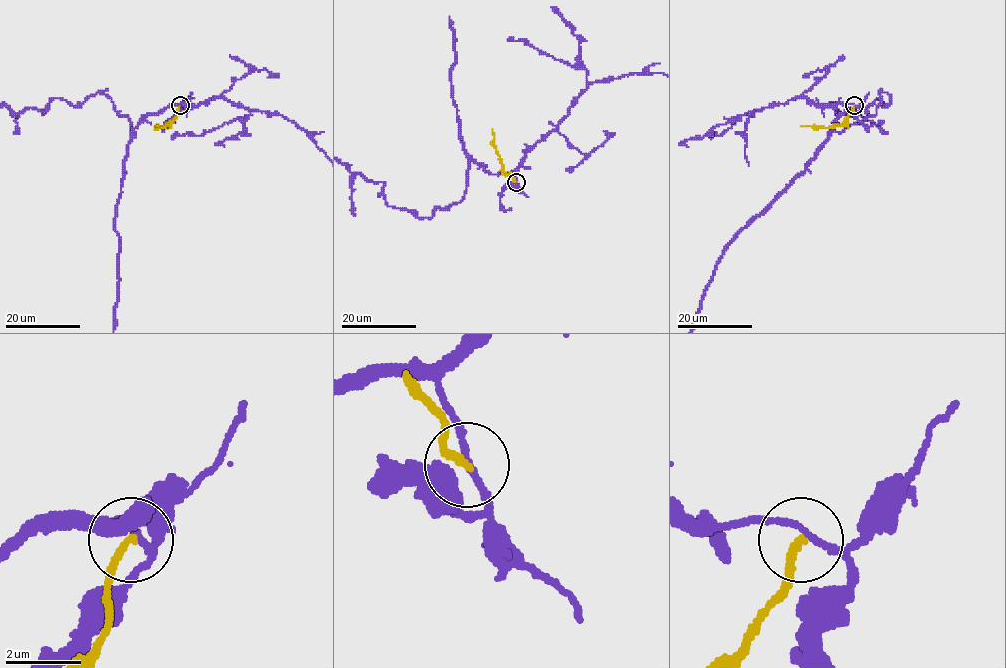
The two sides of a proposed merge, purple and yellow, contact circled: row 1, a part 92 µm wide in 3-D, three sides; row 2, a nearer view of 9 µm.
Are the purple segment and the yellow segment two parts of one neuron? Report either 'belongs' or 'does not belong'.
does not belong

